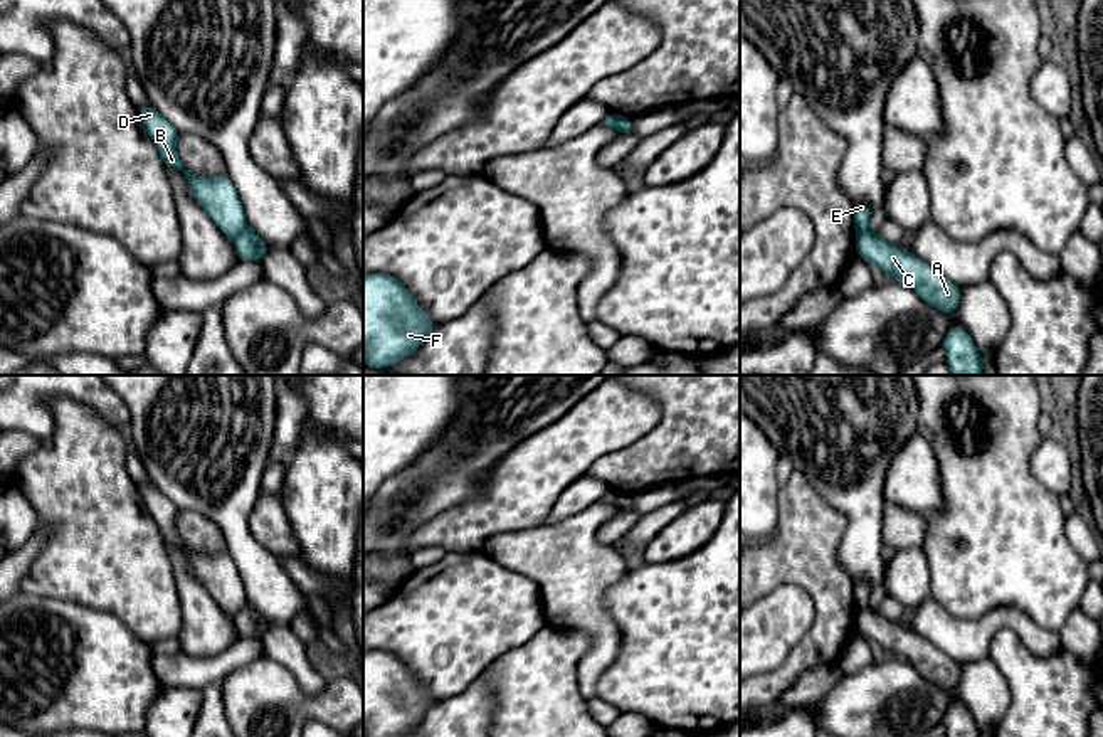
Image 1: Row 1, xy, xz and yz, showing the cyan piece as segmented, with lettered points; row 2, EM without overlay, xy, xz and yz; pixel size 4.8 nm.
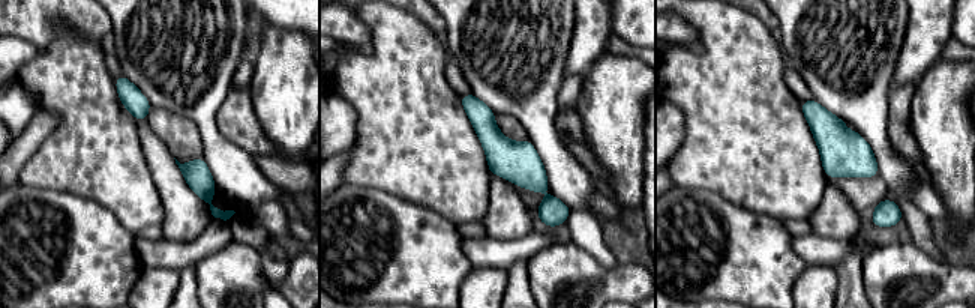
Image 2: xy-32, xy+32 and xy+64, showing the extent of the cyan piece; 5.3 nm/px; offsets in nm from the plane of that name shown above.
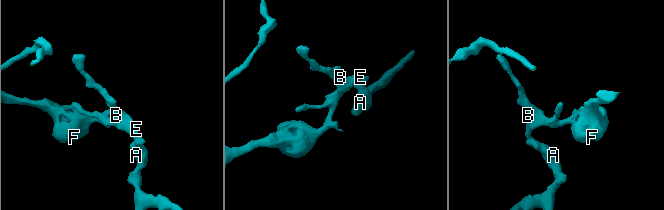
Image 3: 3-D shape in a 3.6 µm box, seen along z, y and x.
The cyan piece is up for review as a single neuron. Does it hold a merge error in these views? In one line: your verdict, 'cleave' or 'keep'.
cleave

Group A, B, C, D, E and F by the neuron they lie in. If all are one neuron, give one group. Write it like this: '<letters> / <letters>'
A C / B D E F

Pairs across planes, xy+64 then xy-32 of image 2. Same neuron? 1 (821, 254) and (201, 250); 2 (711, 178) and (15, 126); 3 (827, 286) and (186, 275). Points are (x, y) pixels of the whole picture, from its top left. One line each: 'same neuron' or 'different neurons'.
1: same neuron
2: different neurons
3: same neuron

